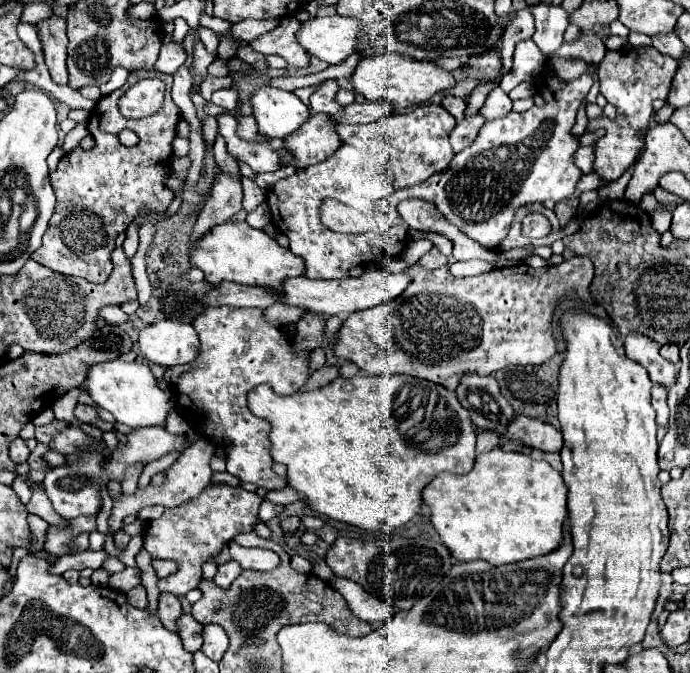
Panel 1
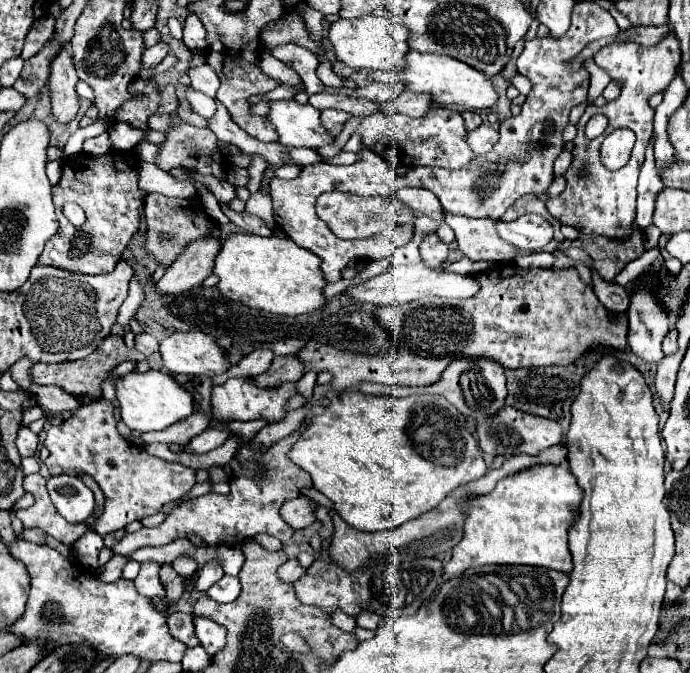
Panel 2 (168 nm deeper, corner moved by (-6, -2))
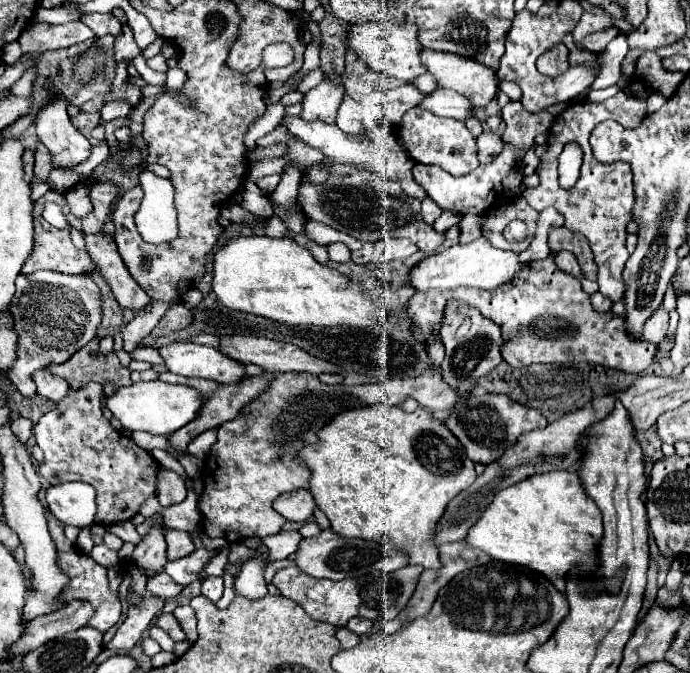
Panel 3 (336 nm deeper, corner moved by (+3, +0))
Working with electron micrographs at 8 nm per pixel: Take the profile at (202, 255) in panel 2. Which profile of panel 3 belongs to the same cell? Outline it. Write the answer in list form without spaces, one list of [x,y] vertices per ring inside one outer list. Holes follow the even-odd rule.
[[[152,303],[152,309],[144,309],[144,313],[138,313],[124,329],[122,329],[122,339],[124,345],[122,349],[126,353],[132,353],[142,339],[156,327],[156,323],[160,321],[160,317],[164,315],[164,311],[170,309],[170,305],[160,305],[160,303]]]

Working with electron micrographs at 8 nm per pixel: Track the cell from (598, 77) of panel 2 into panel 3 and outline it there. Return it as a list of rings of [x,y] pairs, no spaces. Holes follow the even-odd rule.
[[[584,11],[578,25],[574,27],[572,35],[576,41],[580,41],[580,37],[588,35],[588,33],[594,33],[594,31],[602,31],[602,29],[608,29],[614,26],[612,23],[612,17],[610,15],[598,15],[598,13],[590,13],[590,11]]]

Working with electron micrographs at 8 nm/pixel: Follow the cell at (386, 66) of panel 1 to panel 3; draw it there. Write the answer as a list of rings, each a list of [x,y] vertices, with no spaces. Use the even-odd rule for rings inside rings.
[[[424,49],[422,61],[428,71],[438,79],[440,87],[458,91],[460,95],[468,97],[476,107],[486,107],[498,91],[494,69],[474,59],[466,59],[456,53]]]

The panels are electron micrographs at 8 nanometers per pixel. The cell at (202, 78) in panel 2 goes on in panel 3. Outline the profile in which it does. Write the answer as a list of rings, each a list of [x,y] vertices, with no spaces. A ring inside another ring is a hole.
[[[174,67],[174,69],[168,69],[166,73],[166,89],[180,89],[186,81],[186,73],[180,69],[180,67]]]

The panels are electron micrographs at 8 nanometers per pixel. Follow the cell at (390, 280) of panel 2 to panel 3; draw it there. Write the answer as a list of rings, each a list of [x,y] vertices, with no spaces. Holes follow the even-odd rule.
[[[478,237],[470,243],[456,243],[448,247],[446,251],[432,253],[424,261],[420,261],[412,271],[410,271],[410,281],[418,291],[428,291],[428,289],[456,289],[460,285],[464,287],[478,287],[478,289],[494,289],[502,283],[512,281],[522,263],[518,253],[514,251],[502,251],[490,245],[488,239]]]

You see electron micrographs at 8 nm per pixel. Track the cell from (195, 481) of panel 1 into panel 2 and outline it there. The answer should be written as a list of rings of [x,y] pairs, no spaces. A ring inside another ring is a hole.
[[[99,399],[99,401],[93,401],[89,405],[79,407],[71,419],[49,427],[45,443],[43,443],[49,449],[49,457],[45,459],[45,465],[51,471],[51,475],[87,473],[103,489],[103,493],[105,493],[105,509],[103,509],[103,515],[95,523],[95,529],[97,529],[97,533],[101,537],[105,537],[105,535],[109,535],[109,533],[113,533],[117,529],[123,529],[131,521],[139,521],[139,519],[143,519],[147,515],[159,513],[159,509],[165,503],[181,499],[183,495],[187,495],[197,485],[197,477],[195,477],[197,471],[195,469],[191,469],[191,467],[187,467],[183,463],[169,463],[169,461],[151,457],[143,447],[135,447],[135,445],[127,443],[119,435],[115,423],[117,421],[115,421],[115,415],[113,415],[113,405],[109,401]]]

